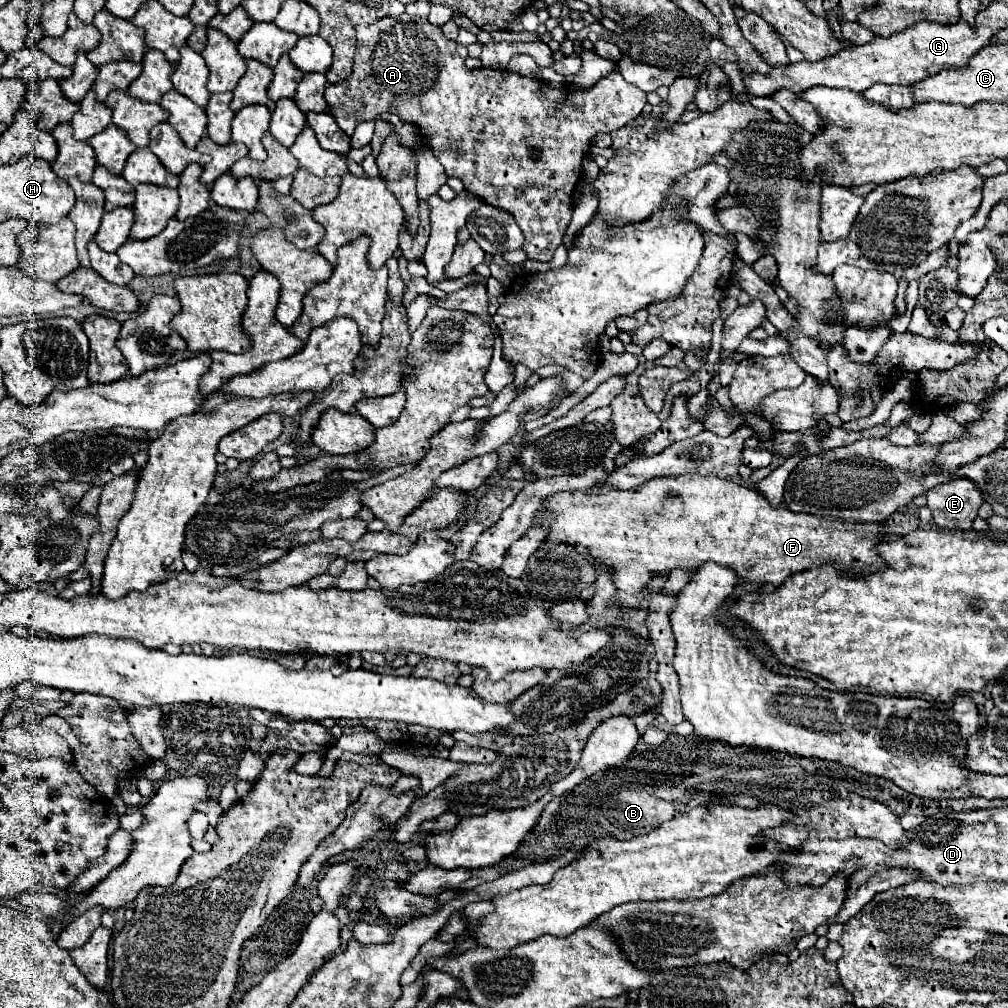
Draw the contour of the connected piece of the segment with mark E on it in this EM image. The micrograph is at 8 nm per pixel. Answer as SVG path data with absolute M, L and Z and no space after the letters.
M966 478L934 486L926 496L934 522L942 528L970 530L982 504L982 494L976 490L974 482Z

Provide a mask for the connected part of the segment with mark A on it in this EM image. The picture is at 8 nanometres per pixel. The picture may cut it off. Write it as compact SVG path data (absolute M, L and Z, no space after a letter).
M408 14L384 16L374 24L360 26L356 38L352 74L344 82L328 84L324 94L338 126L346 134L352 134L360 122L376 120L382 112L394 112L402 122L420 126L422 136L428 138L434 156L446 168L448 176L460 178L472 194L508 210L516 218L526 238L522 250L526 250L530 260L550 262L562 244L574 212L572 196L582 178L582 160L594 136L626 126L646 104L646 92L626 82L620 72L610 72L590 88L566 84L566 90L560 90L508 70L468 70L456 52L456 42L448 40L442 28L432 26L426 18L412 18Z

